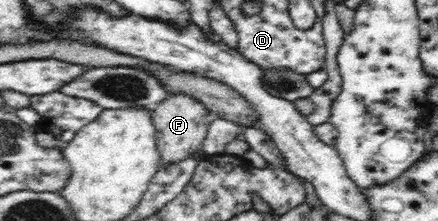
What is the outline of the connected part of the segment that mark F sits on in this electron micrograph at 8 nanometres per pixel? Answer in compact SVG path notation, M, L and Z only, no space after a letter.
M183 92L172 93L172 96L152 108L151 119L155 124L155 139L161 154L161 166L180 162L201 149L207 133L208 116L210 111L200 101Z

